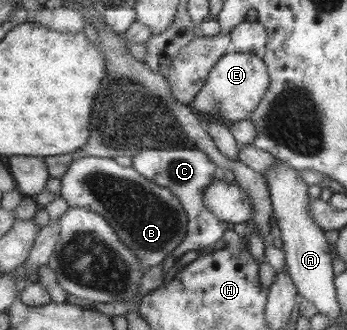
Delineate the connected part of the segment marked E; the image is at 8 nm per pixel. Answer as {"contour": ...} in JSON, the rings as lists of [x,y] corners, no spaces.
{"contour":[[[234,51],[223,53],[219,60],[209,69],[207,79],[197,95],[190,102],[190,108],[202,120],[234,122],[249,120],[250,114],[269,87],[269,76],[262,58],[251,53]]]}

